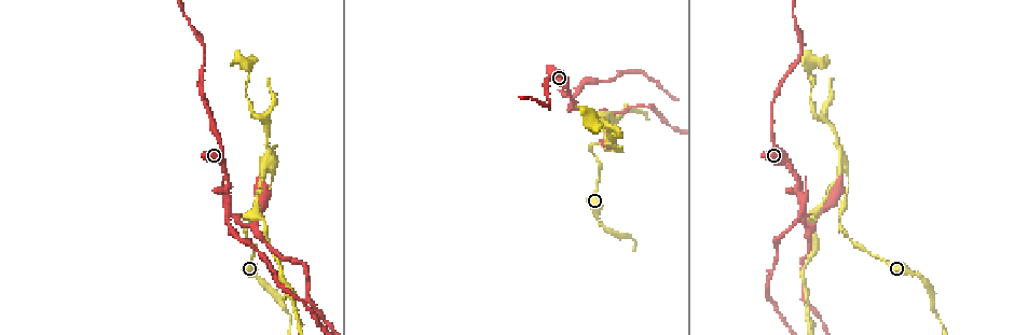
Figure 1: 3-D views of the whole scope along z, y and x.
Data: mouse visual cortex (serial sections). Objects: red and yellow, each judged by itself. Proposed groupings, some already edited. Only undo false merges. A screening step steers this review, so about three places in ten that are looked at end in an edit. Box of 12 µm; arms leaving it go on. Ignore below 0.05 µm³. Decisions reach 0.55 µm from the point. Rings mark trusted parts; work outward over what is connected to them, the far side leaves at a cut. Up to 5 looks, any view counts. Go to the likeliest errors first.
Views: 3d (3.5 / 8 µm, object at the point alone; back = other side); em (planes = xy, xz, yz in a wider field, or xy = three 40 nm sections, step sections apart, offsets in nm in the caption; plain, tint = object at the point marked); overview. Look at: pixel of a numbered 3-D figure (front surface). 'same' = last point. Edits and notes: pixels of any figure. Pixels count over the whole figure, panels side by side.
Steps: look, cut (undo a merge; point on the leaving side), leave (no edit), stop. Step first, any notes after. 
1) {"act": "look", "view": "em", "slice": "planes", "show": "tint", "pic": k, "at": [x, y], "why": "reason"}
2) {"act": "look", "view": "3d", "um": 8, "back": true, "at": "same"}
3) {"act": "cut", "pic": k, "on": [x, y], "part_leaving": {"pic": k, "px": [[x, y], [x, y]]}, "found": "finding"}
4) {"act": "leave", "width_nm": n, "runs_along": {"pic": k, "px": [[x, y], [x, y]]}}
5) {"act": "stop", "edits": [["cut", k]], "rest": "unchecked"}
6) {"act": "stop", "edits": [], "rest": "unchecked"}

{"act": "look", "view": "3d", "um": 3.5, "pic": 1, "at": [848, 171], "why": "sharp bend"}

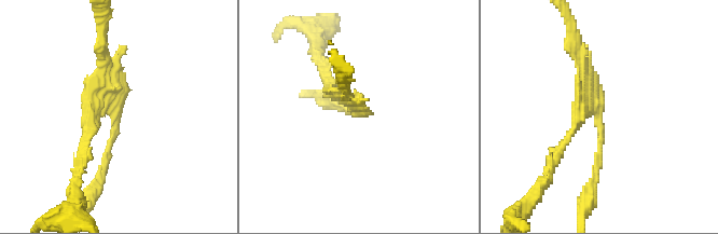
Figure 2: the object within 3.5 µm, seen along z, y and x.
{"act": "look", "view": "em", "slice": "xy", "step": 5, "show": "tint", "pic": 2, "at": [356, 111], "arms": 3, "arm_widths_nm": [100, 100, 150]}

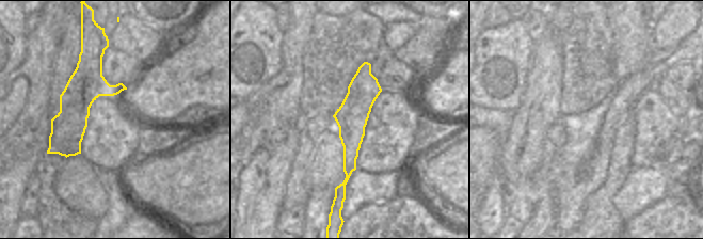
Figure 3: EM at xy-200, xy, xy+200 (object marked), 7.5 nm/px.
{"act": "cut", "pic": 2, "on": [571, 24], "part_leaving": {"pic": 2, "px": [[587, 87], [572, 44], [570, 21]]}, "found": "two cells meet here"}

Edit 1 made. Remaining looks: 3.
{"act": "look", "view": "overview", "why": "see it whole again"}

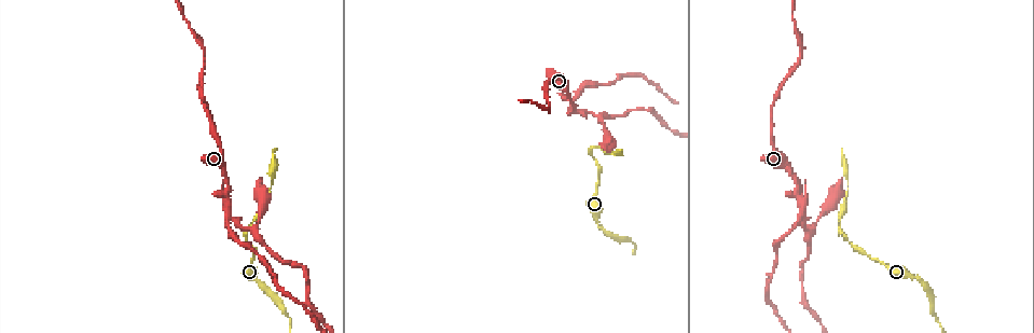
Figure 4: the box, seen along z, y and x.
{"act": "look", "view": "3d", "um": 3.5, "pic": 4, "at": [227, 213], "why": "three-way junction"}

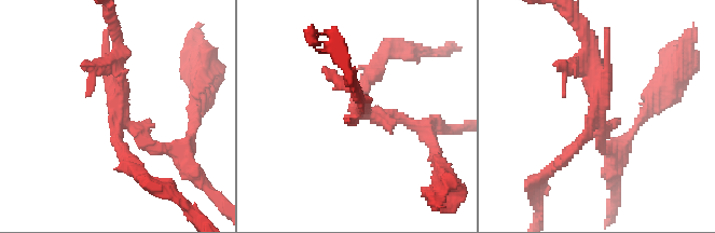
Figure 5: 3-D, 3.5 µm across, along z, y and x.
{"act": "cut", "pic": 5, "on": [90, 87], "part_leaving": {"pic": 5, "px": [[119, 56], [119, 112], [159, 145]]}, "found": "two cells meet here"}

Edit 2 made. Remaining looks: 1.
{"act": "stop", "edits": [["cut", 2], ["cut", 5]], "rest": "unchecked"}

